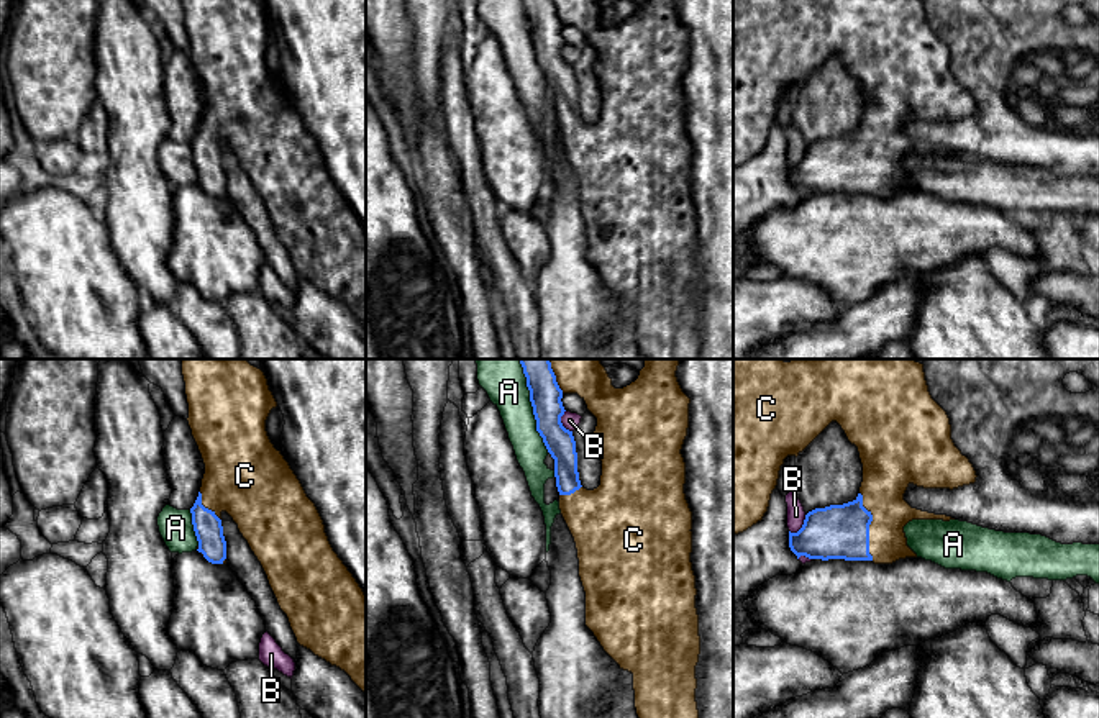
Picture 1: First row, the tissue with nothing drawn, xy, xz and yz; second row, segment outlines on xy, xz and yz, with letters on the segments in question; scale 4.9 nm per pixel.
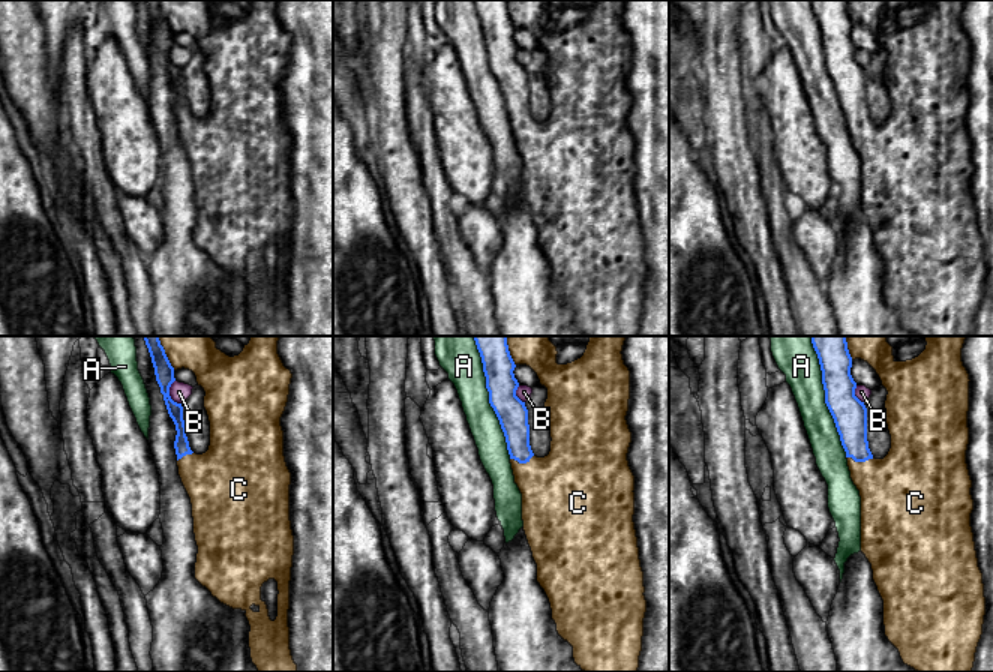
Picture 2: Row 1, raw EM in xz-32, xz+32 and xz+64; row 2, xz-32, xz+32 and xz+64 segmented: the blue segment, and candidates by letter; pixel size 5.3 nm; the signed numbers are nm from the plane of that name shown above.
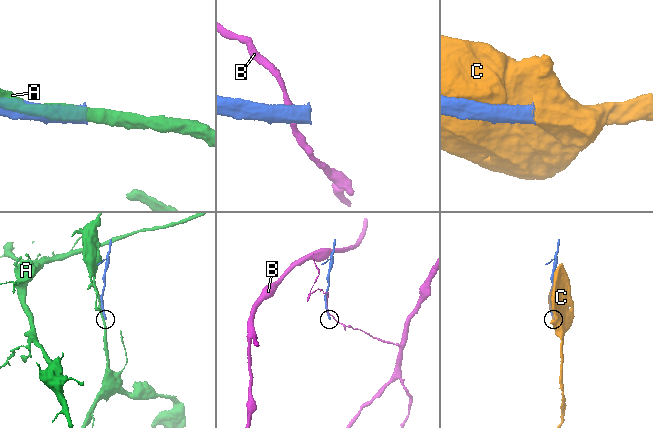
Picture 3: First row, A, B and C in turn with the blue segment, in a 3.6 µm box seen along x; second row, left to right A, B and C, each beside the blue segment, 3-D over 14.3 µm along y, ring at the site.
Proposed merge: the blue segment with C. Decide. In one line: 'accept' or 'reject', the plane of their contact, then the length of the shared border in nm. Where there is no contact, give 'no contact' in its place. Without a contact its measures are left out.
accept | yz | 340 nm

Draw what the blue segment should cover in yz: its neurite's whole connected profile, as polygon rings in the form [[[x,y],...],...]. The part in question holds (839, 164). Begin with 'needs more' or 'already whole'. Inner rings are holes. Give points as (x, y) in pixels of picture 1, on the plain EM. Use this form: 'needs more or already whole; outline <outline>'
needs more; outline [[[733,0],[733,167],[743,166],[763,152],[768,144],[771,126],[778,118],[779,103],[787,89],[799,89],[832,54],[837,54],[845,64],[848,74],[858,80],[863,97],[863,115],[860,126],[853,134],[815,141],[805,148],[804,157],[797,166],[789,164],[789,180],[797,189],[809,192],[845,192],[873,193],[874,197],[892,197],[899,192],[917,190],[907,179],[904,159],[912,152],[955,152],[946,148],[935,148],[912,141],[904,126],[910,116],[923,121],[958,121],[976,115],[976,103],[969,92],[961,87],[951,72],[951,57],[946,44],[932,31],[925,13],[923,0]]]

